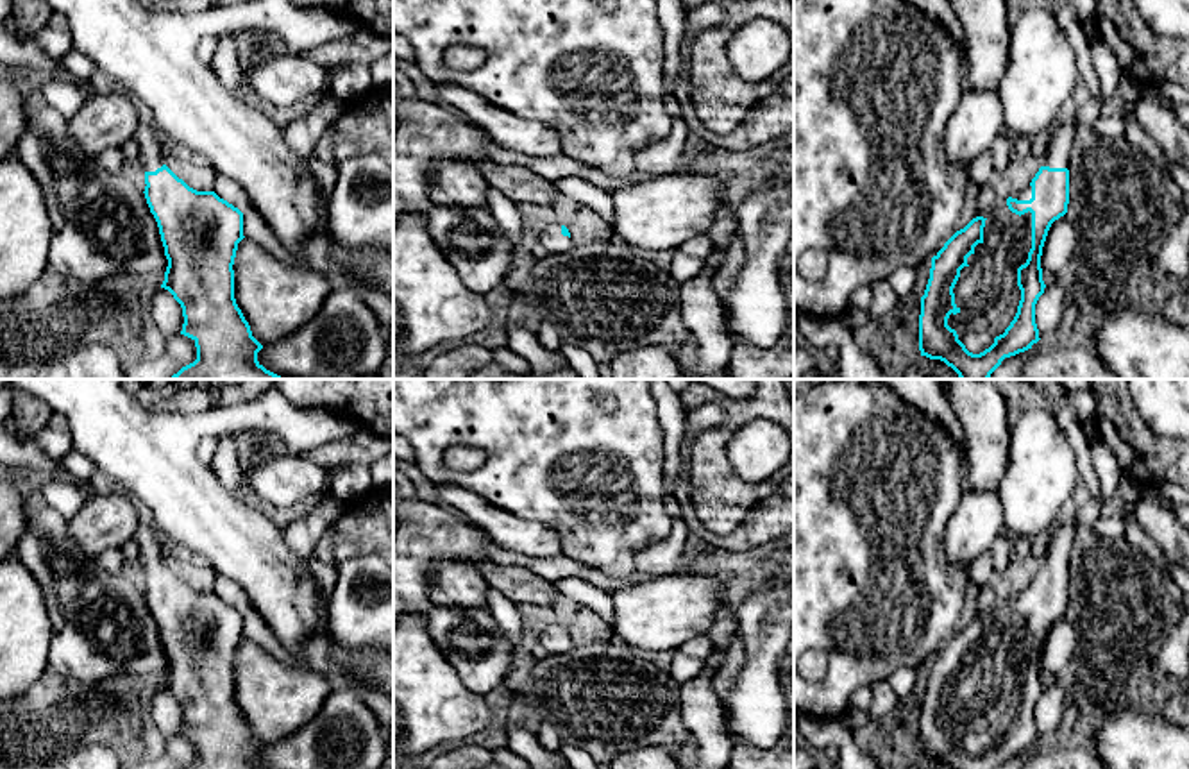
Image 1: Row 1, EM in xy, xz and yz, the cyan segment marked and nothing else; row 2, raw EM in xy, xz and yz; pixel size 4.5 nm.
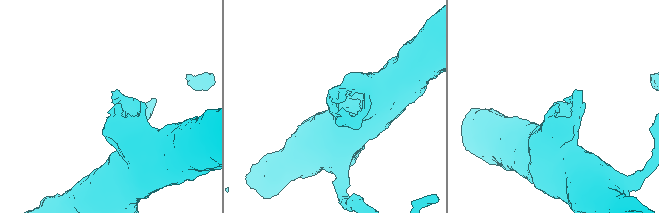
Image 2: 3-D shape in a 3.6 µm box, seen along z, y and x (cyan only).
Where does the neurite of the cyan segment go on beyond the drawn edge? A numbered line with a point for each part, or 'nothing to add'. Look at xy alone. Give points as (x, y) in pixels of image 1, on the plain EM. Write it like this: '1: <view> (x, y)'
1: xy (151, 557)

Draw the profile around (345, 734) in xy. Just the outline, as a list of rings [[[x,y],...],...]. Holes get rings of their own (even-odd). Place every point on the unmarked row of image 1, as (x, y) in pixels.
[[[333,685],[320,712],[293,735],[263,748],[257,762],[265,769],[381,769],[386,735],[372,708],[350,685]]]

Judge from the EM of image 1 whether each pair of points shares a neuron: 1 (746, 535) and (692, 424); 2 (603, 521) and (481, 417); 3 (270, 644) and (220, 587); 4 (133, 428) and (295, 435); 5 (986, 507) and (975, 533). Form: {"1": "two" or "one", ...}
{"1": "one", "2": "one", "3": "one", "4": "one", "5": "one"}

